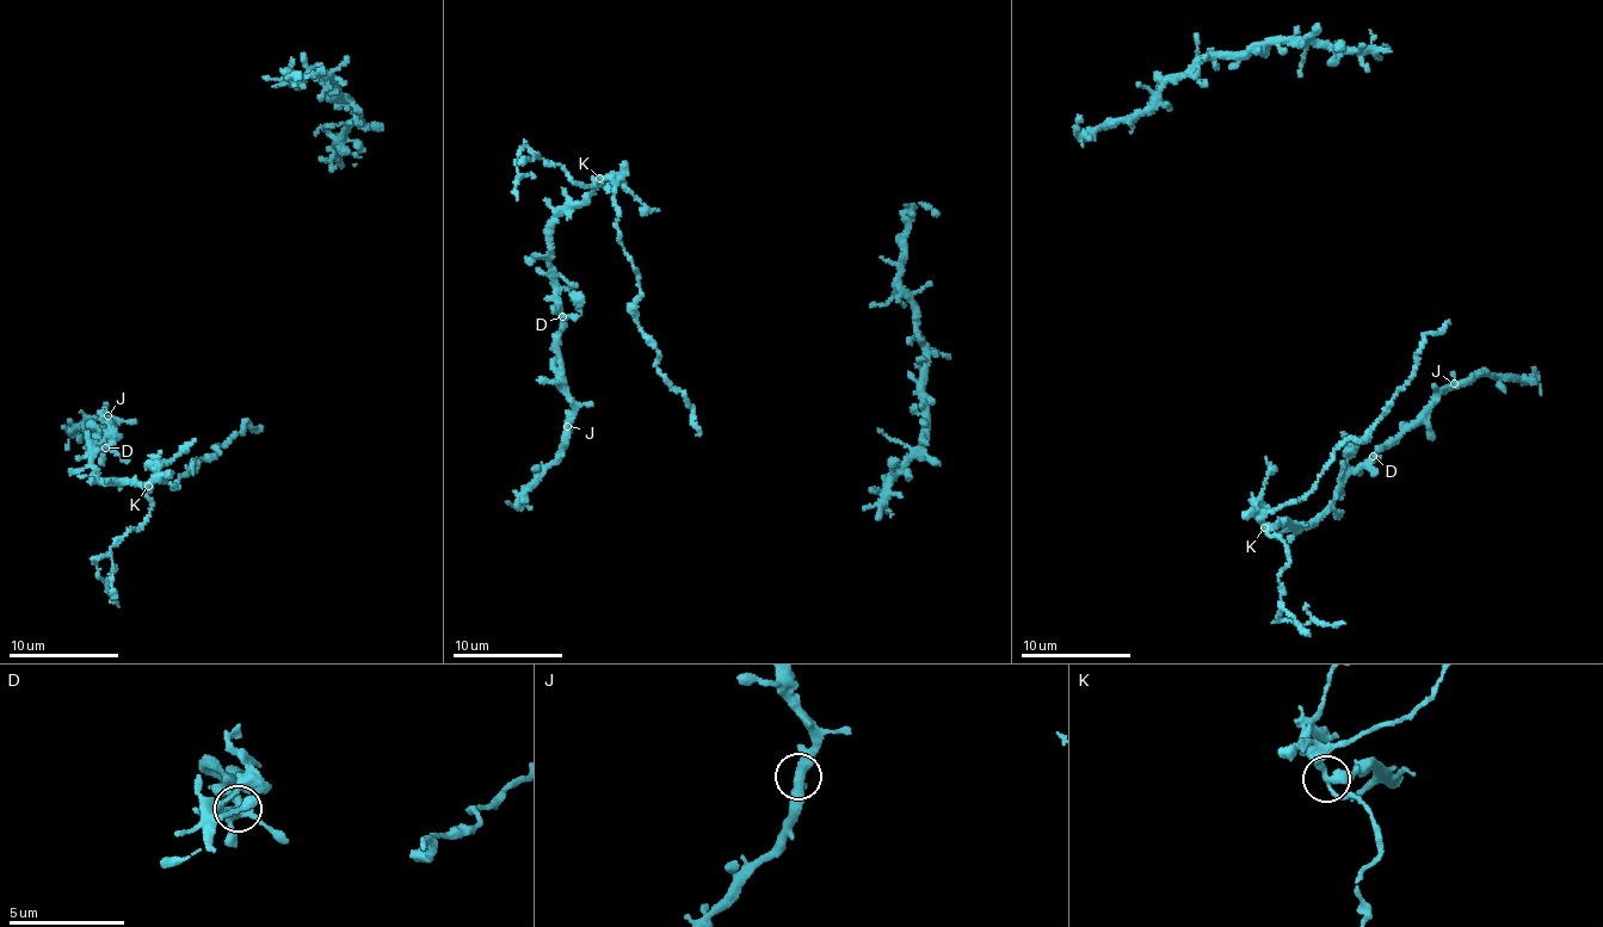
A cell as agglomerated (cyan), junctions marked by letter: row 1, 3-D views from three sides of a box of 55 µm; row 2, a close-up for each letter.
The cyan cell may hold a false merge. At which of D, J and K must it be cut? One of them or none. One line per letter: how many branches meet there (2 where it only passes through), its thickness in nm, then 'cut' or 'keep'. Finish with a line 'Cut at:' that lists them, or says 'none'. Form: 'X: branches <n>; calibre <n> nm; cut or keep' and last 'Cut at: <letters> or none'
D: branches 4; calibre 320 nm; keep
J: branches 3; calibre 320 nm; keep
K: branches 3; calibre 300 nm; cut
Cut at: K

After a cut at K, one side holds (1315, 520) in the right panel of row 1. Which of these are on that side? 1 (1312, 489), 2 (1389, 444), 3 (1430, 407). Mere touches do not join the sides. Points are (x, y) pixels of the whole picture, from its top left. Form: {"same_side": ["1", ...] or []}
{"same_side": ["2", "3"]}

